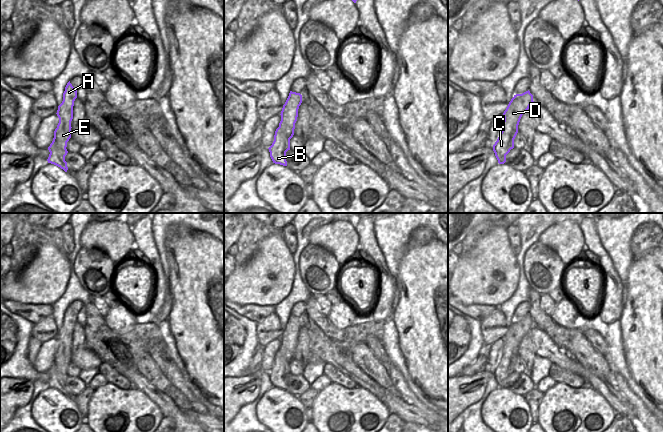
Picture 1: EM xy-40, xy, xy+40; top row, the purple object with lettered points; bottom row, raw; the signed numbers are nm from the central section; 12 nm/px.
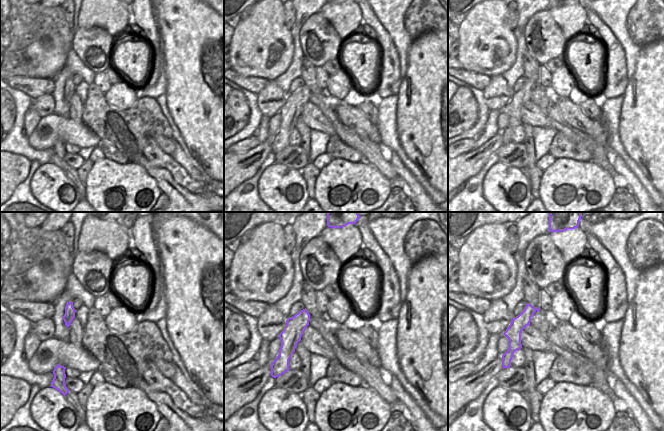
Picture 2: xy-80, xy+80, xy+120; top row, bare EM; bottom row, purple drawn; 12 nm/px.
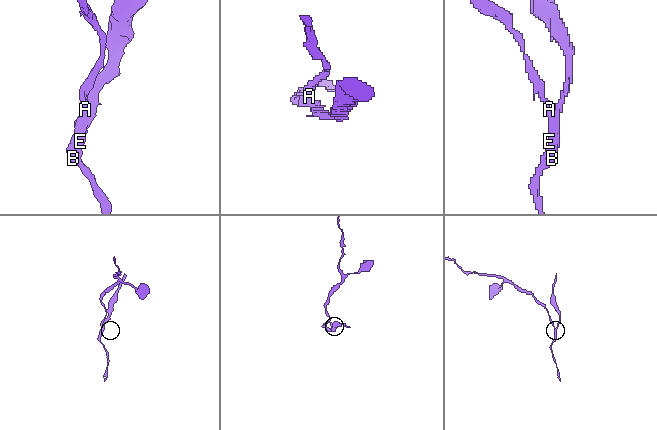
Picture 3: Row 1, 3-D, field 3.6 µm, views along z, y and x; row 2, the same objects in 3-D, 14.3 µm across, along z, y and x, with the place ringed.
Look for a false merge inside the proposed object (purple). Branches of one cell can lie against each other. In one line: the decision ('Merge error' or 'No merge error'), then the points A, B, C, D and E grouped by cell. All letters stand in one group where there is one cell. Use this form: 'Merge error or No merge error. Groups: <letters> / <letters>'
Merge error. Groups: A E / B C D

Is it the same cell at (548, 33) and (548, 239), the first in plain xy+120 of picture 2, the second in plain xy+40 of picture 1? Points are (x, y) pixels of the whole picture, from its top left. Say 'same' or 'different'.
different

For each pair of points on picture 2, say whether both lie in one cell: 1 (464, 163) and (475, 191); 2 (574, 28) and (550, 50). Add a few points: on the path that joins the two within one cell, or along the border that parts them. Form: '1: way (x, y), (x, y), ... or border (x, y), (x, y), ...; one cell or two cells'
1: border (486, 161), (474, 175), (466, 179), (458, 187); two cells
2: border (551, 17), (568, 41); two cells

